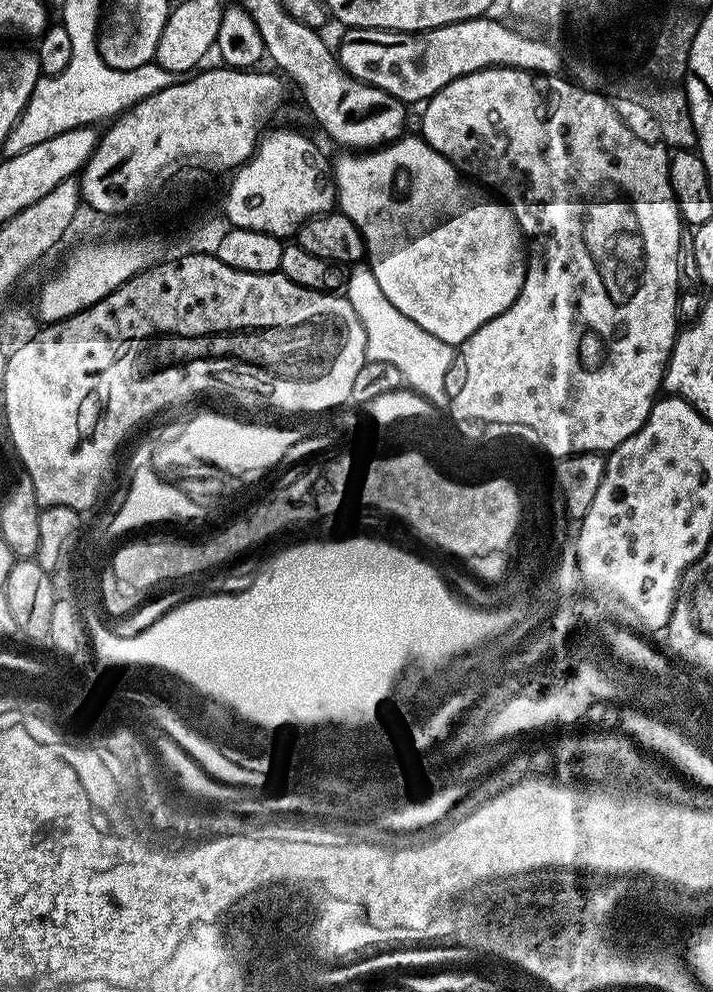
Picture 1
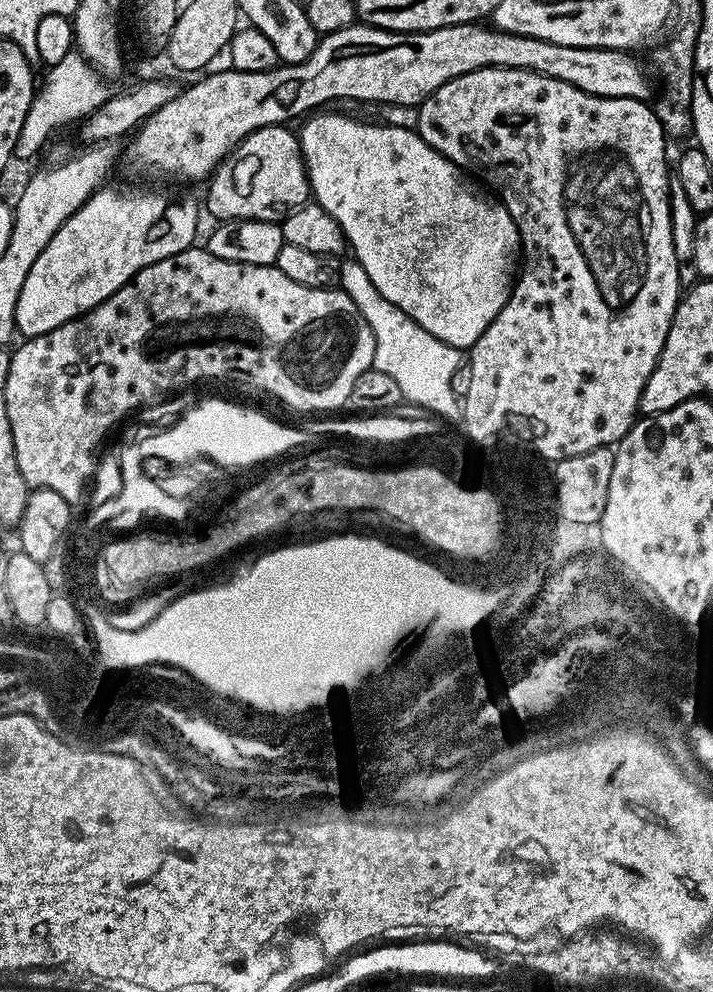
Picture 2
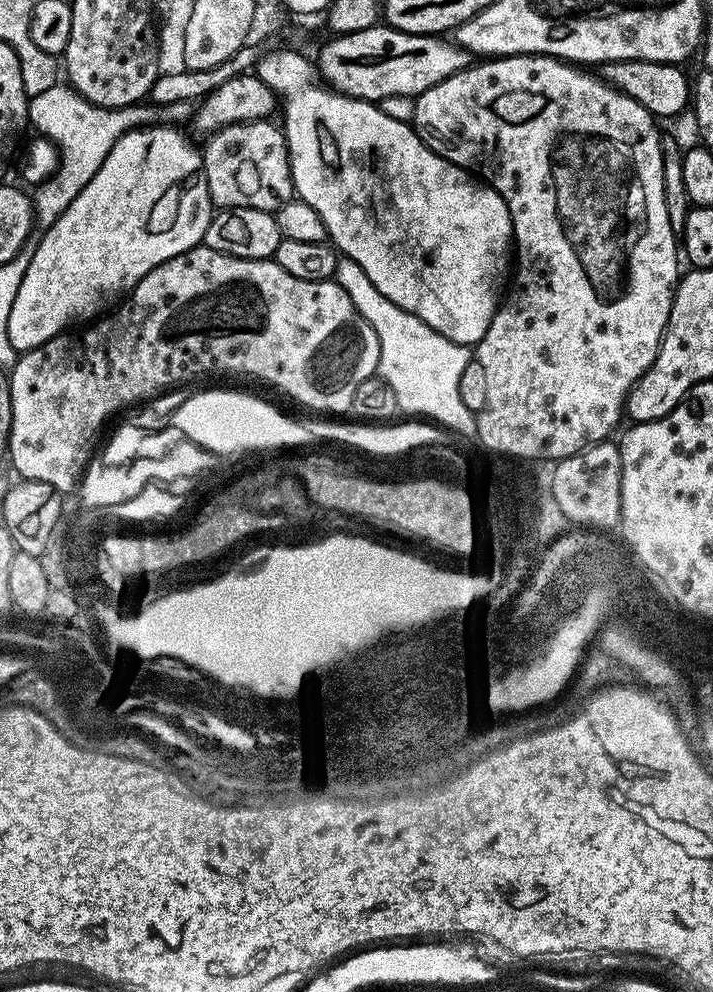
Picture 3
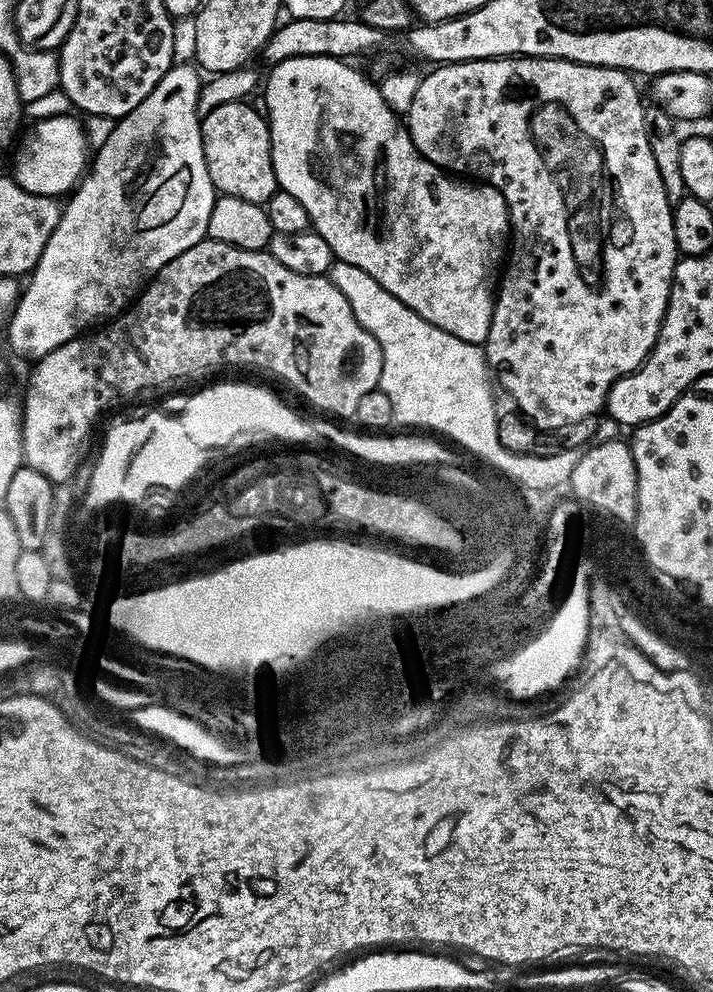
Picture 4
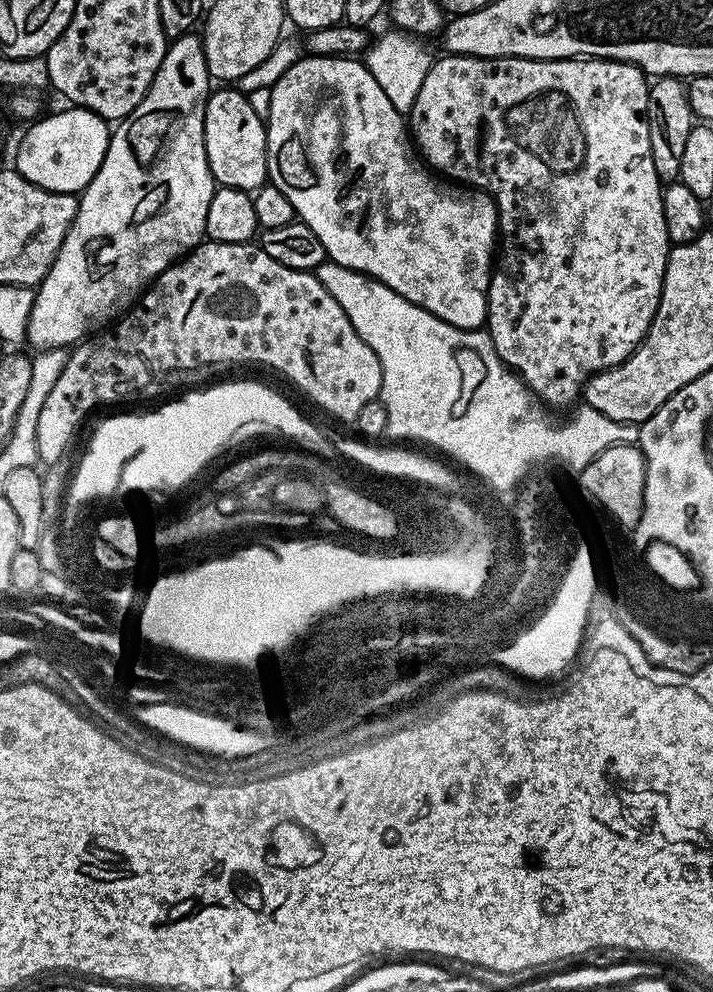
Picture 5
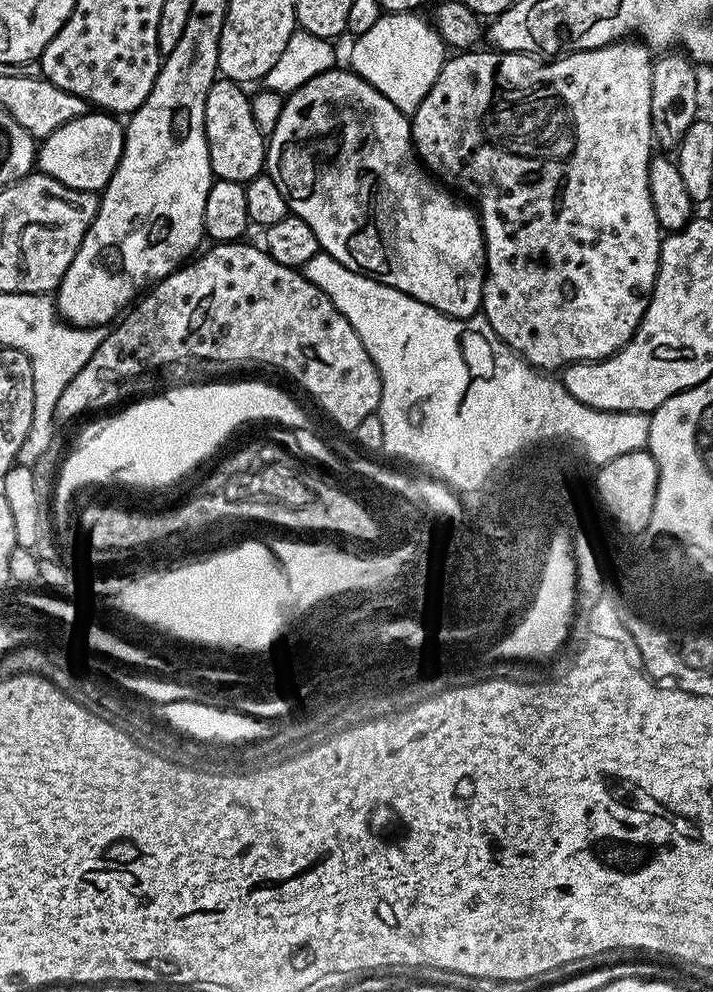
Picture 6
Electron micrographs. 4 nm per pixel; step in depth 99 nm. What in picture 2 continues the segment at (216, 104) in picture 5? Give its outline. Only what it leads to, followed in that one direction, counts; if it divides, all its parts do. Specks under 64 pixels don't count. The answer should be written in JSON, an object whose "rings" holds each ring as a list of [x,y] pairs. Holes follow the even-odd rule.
{"rings":[[[277,126],[274,128],[259,128],[250,133],[241,144],[236,145],[228,157],[217,166],[207,181],[208,212],[217,216],[217,221],[226,220],[275,220],[282,222],[296,208],[309,203],[310,185],[308,170],[304,166],[304,155],[300,152],[300,142],[291,127]]]}

